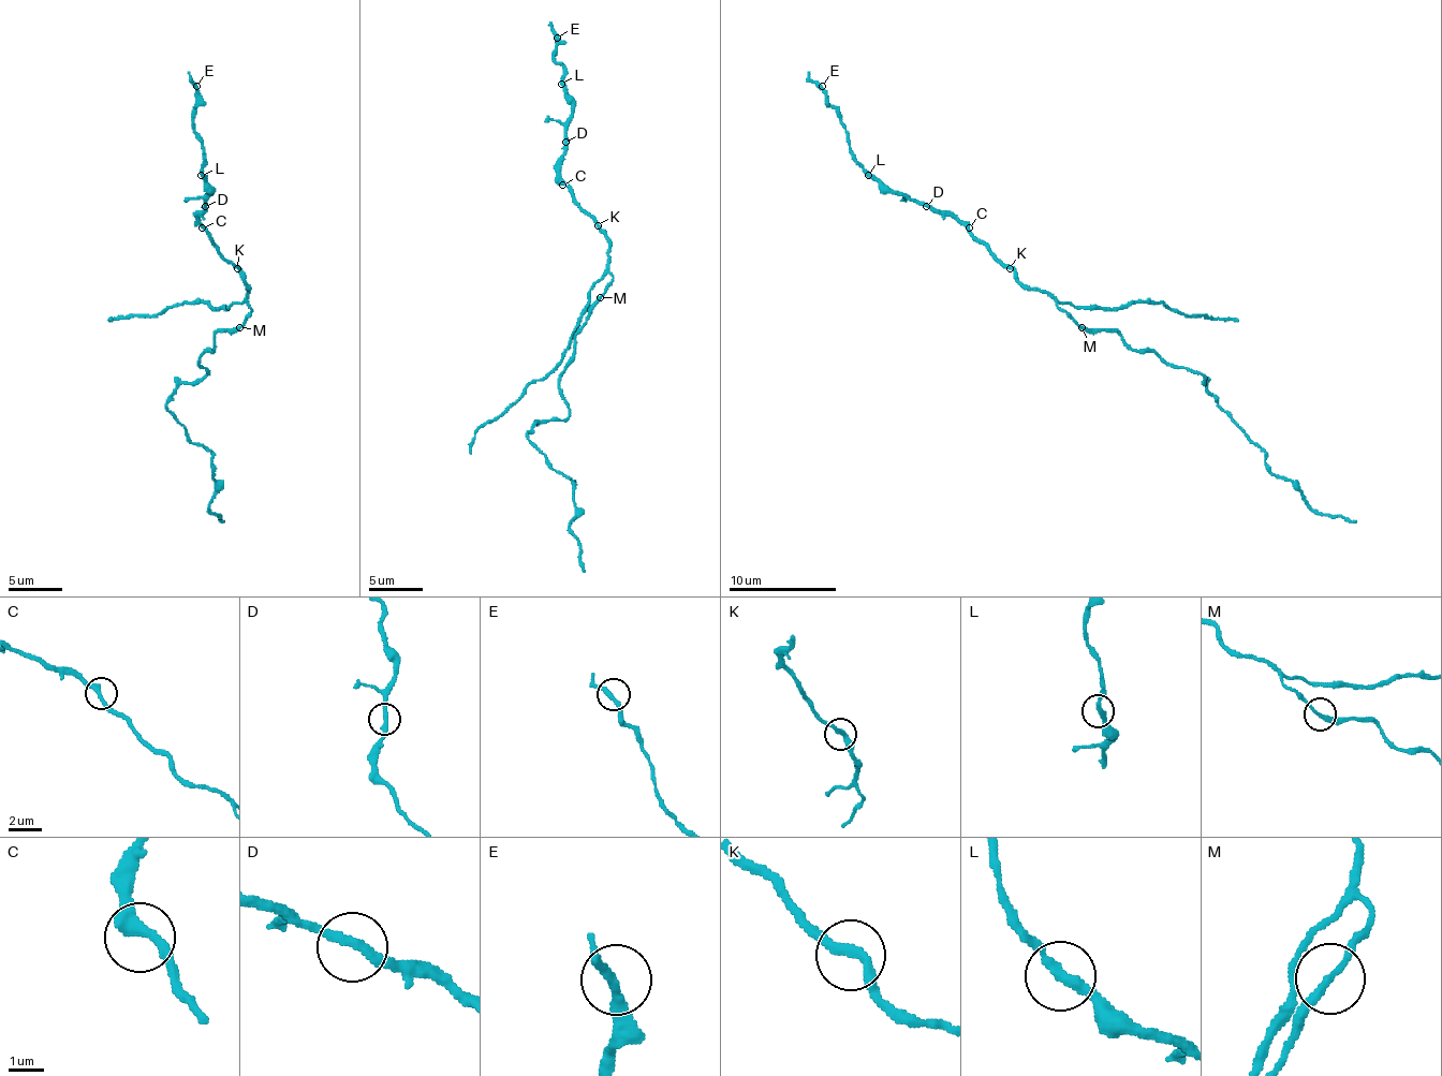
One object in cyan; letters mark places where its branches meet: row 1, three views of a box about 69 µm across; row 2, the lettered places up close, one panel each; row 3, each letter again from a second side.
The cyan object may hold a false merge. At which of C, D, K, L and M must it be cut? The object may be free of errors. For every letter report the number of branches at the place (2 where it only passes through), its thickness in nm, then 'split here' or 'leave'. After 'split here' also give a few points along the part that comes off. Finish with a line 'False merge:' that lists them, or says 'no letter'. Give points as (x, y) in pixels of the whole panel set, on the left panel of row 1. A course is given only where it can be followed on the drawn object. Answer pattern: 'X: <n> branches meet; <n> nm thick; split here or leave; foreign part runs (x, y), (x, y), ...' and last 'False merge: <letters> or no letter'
C: 2 branches meet; 320 nm thick; leave
D: 2 branches meet; 280 nm thick; leave
K: 2 branches meet; 280 nm thick; leave
L: 2 branches meet; 280 nm thick; leave
M: 2 branches meet; 220 nm thick; leave
False merge: no letter

